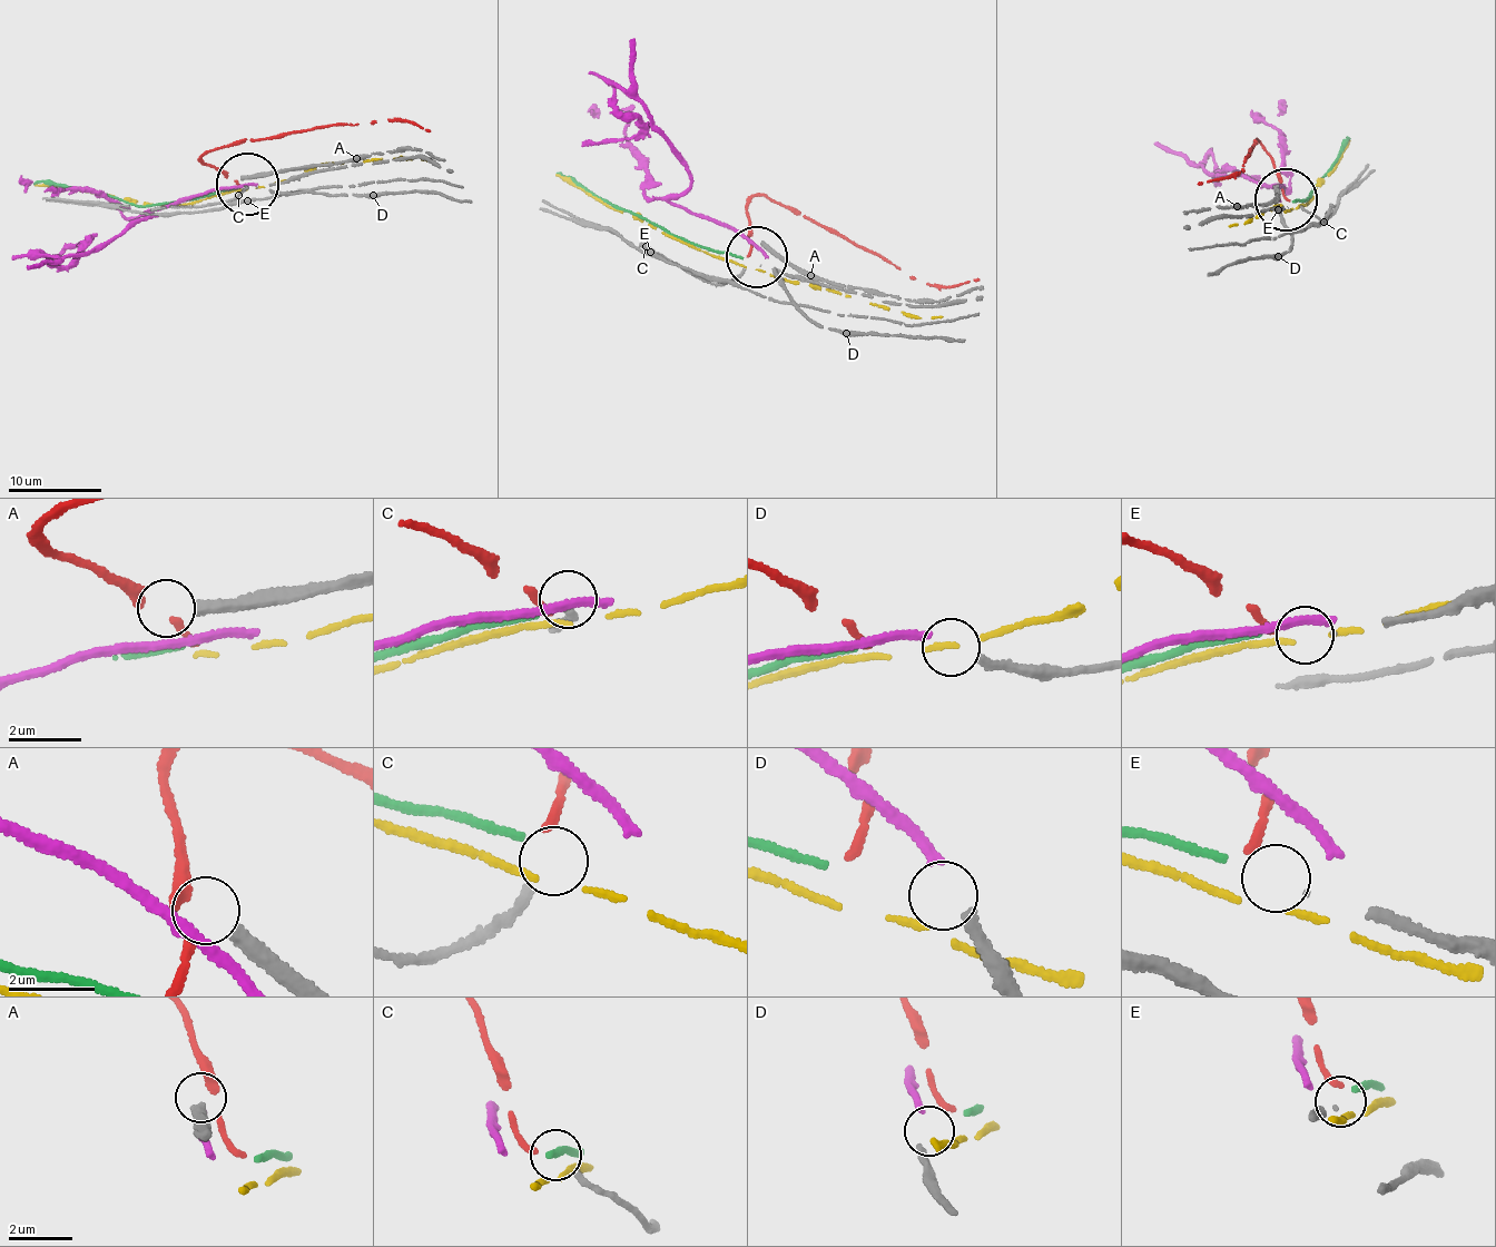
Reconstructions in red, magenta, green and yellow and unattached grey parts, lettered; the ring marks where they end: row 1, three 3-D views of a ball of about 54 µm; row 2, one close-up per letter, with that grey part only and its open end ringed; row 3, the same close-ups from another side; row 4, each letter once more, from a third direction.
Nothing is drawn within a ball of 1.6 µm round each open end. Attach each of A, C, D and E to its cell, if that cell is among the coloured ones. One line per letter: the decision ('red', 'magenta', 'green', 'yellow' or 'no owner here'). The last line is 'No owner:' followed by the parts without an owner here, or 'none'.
A: no owner here
C: red
D: magenta
E: no owner here
No owner: A, E

